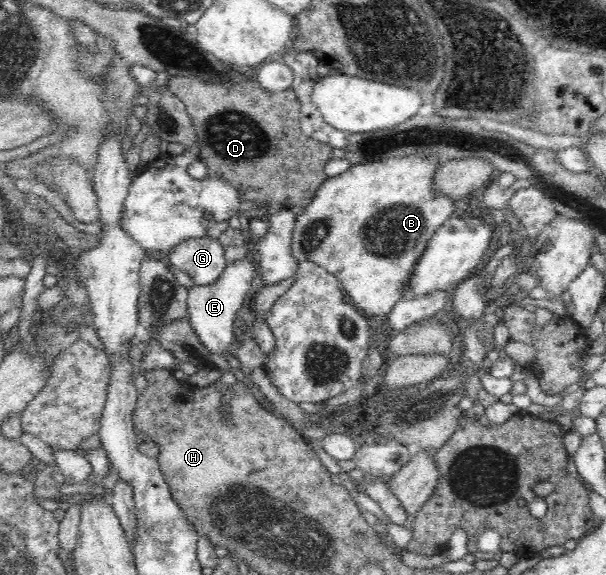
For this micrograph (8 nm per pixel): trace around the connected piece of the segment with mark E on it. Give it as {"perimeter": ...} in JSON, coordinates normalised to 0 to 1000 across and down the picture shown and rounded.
{"perimeter":[[[444,376],[436,379],[411,379],[403,383],[403,397],[406,400],[406,421],[411,426],[411,440],[404,450],[375,456],[371,471],[345,496],[322,494],[310,504],[309,543],[312,543],[312,560],[318,567],[318,574],[328,584],[328,591],[335,602],[348,612],[348,616],[380,617],[380,603],[386,595],[386,570],[391,541],[411,515],[414,506],[414,492],[422,482],[424,454],[424,423],[437,412],[446,391]]]}

